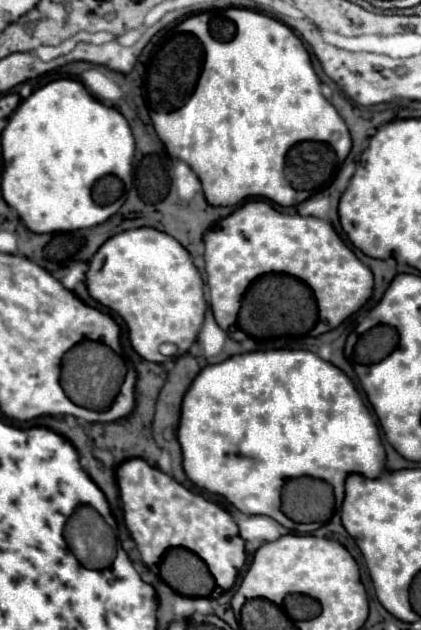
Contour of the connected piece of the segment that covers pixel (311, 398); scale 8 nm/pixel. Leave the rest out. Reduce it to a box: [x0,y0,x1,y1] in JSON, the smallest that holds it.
[177,350,385,534]

